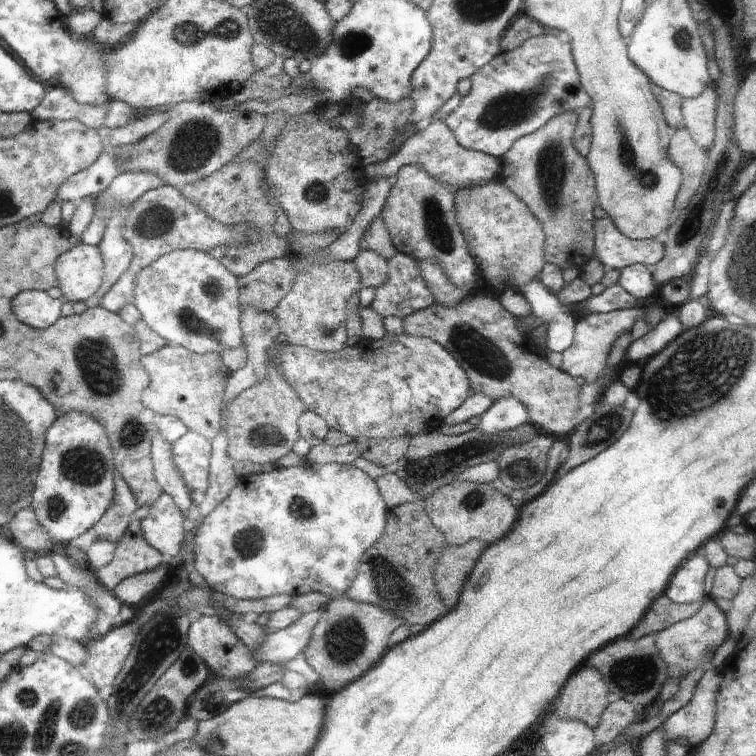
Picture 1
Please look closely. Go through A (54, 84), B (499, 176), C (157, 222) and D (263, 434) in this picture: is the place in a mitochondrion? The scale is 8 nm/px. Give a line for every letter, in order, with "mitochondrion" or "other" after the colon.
A: other
B: other
C: mitochondrion
D: mitochondrion

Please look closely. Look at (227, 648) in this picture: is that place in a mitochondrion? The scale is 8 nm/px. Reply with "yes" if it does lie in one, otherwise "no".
no

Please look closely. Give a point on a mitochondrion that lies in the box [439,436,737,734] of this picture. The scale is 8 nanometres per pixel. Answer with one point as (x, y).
(634, 674)

